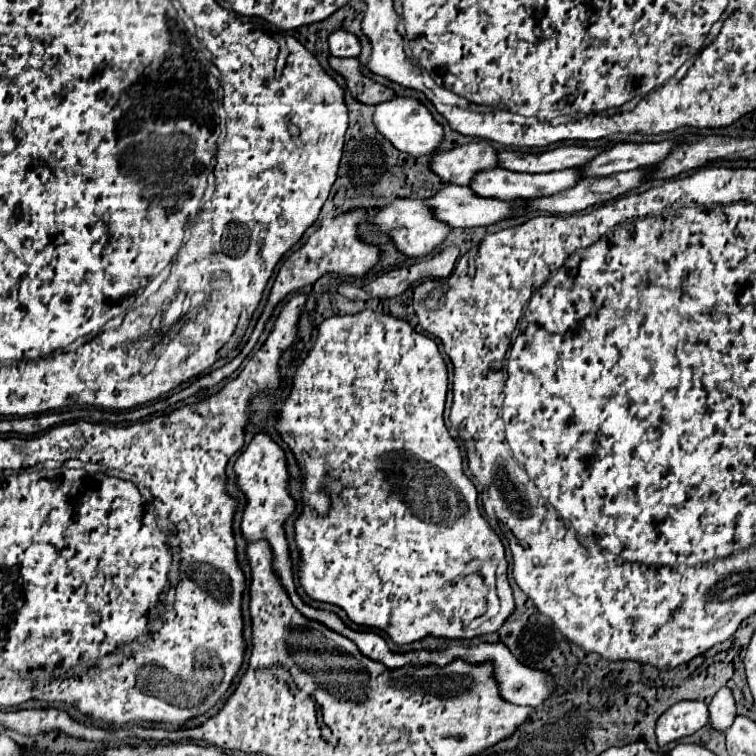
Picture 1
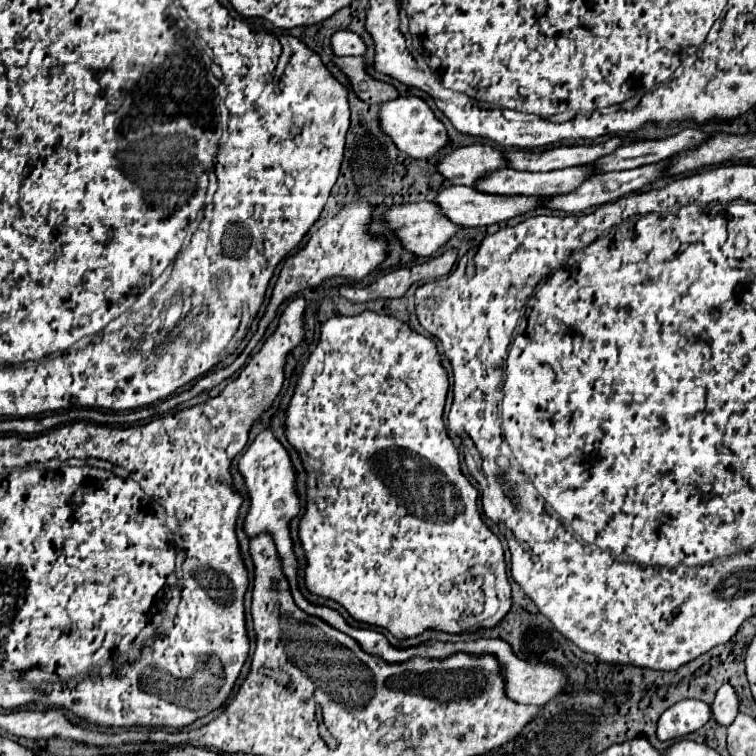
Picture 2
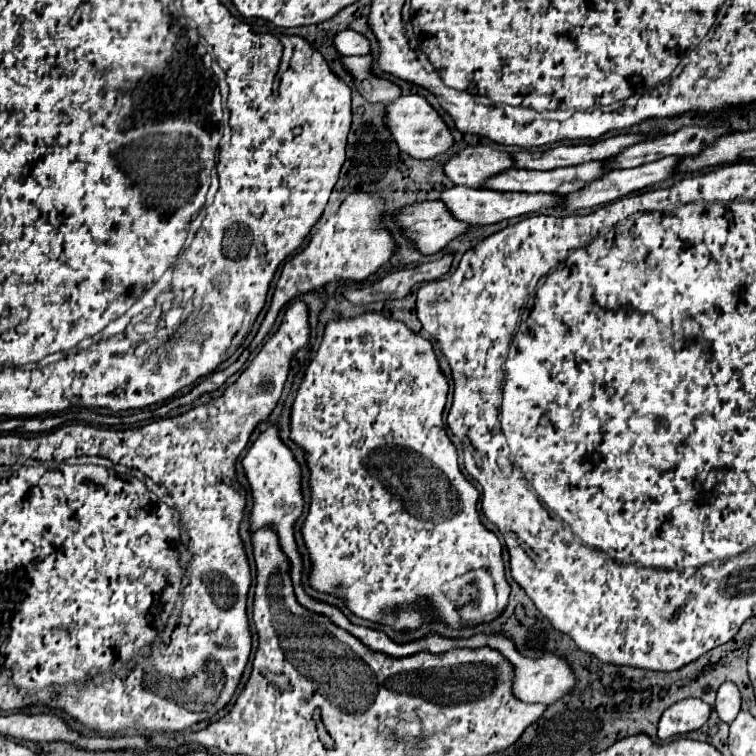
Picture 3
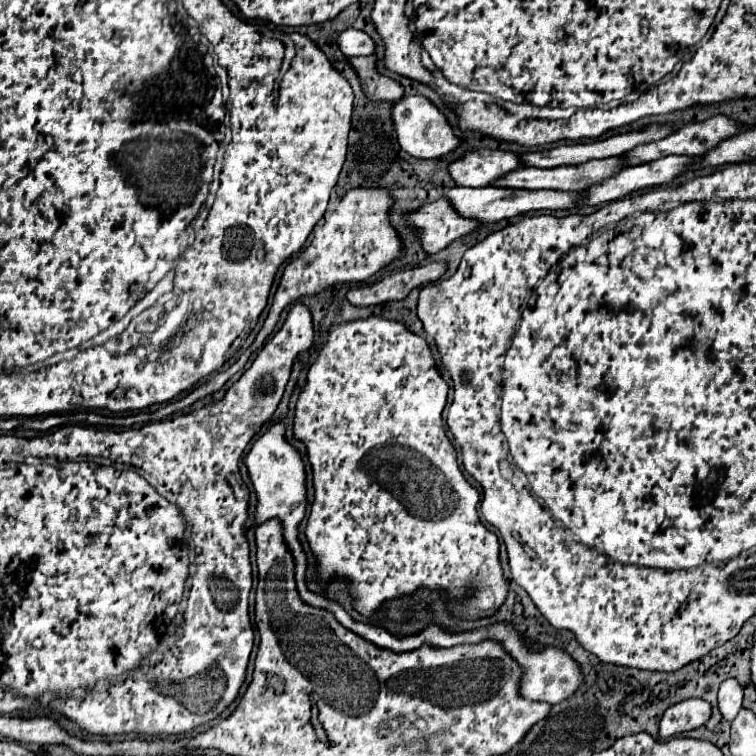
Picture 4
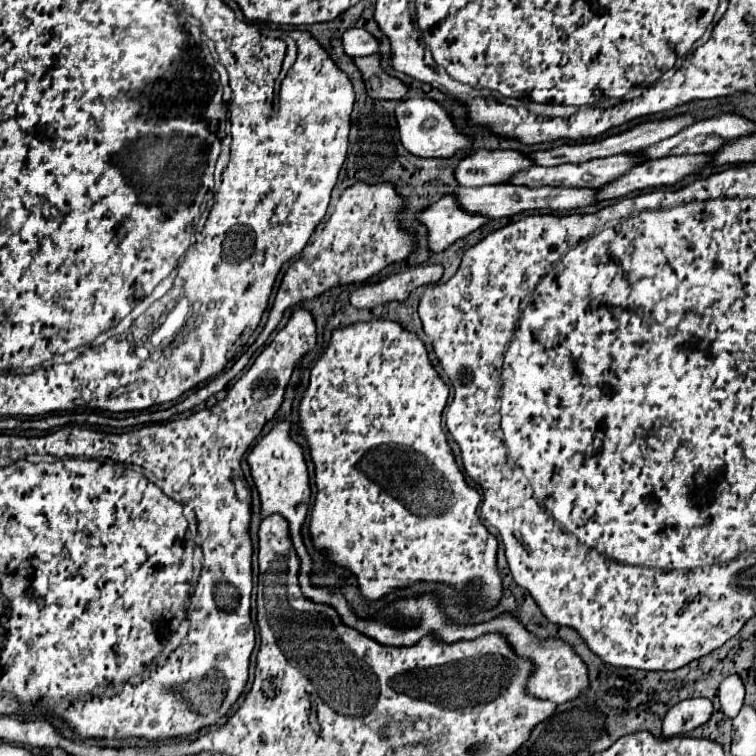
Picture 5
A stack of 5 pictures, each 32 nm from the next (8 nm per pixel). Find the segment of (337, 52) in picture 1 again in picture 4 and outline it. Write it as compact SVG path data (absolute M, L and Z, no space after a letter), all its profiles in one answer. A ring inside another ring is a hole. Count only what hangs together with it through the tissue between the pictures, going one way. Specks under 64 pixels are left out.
M348 28L344 30L340 36L338 36L338 46L342 50L344 56L368 56L368 54L374 54L374 42L368 34L360 32L360 30L354 30L354 28Z

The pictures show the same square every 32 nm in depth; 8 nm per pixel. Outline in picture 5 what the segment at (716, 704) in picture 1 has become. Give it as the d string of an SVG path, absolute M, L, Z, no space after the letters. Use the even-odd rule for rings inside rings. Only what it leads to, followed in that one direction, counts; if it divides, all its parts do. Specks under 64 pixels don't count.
M736 674L728 676L720 684L718 698L720 698L720 706L722 706L724 716L734 718L740 712L742 704L744 704L744 682Z

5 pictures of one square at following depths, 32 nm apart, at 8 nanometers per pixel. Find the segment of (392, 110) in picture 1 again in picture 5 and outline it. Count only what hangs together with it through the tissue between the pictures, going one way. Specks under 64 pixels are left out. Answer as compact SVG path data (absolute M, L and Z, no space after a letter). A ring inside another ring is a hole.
M404 98L404 102L400 102L396 106L396 124L398 124L398 134L400 134L400 142L404 144L404 148L408 152L412 152L414 156L420 158L436 158L436 156L446 156L448 154L456 154L462 148L468 148L472 142L468 136L464 136L462 132L458 132L450 120L450 116L446 114L446 110L436 104L430 98Z

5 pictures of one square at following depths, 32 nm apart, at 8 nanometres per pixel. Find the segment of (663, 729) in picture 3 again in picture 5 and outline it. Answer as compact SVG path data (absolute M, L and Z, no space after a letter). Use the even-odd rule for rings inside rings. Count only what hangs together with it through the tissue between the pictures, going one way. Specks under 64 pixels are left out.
M690 698L672 706L662 720L662 736L672 738L690 732L708 722L712 716L712 702L706 698Z

